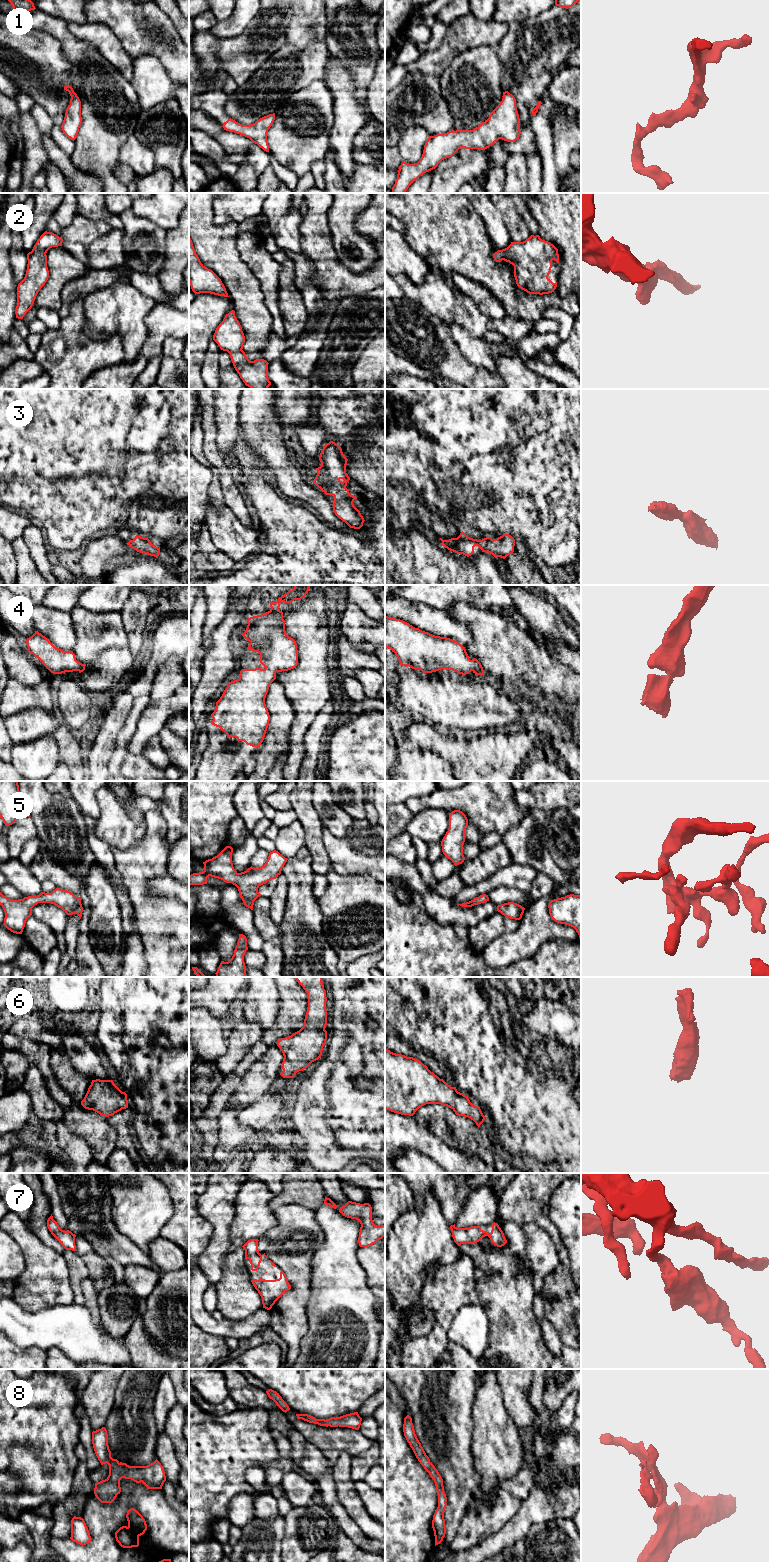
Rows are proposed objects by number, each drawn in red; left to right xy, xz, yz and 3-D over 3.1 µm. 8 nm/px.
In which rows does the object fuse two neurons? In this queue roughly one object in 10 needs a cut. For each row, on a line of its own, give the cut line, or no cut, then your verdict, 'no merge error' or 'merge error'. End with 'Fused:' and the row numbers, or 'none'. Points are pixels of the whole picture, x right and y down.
1: cut none; no merge error
2: cut none; no merge error
3: cut none; no merge error
4: cut none; no merge error
5: cut none; no merge error
6: cut none; no merge error
7: cut none; no merge error
8: cut none; no merge error
Fused: none

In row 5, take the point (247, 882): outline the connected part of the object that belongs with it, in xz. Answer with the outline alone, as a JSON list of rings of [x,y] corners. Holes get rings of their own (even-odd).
[[[226,846],[217,856],[208,859],[204,864],[204,871],[189,876],[189,885],[207,884],[209,876],[232,883],[238,888],[244,905],[253,910],[254,901],[261,896],[258,888],[271,879],[276,879],[282,871],[287,858],[278,851],[269,853],[266,863],[260,868],[250,867],[238,873],[232,863],[233,848]]]

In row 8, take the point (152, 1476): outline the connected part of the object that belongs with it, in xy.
[[[105,1427],[92,1432],[92,1444],[101,1465],[109,1465],[109,1475],[95,1483],[94,1494],[101,1503],[112,1503],[121,1492],[120,1480],[131,1479],[143,1483],[148,1489],[162,1489],[166,1476],[164,1468],[156,1459],[147,1466],[129,1466],[111,1457],[108,1434]]]

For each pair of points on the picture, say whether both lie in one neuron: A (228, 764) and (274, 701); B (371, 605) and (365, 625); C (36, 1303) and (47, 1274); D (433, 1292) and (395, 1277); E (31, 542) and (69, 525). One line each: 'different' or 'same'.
A: different
B: different
C: same
D: different
E: different

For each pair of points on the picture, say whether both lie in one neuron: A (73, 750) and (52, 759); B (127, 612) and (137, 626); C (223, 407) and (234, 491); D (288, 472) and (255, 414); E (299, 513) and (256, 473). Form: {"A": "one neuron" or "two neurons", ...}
{"A": "two neurons", "B": "one neuron", "C": "two neurons", "D": "one neuron", "E": "one neuron"}

